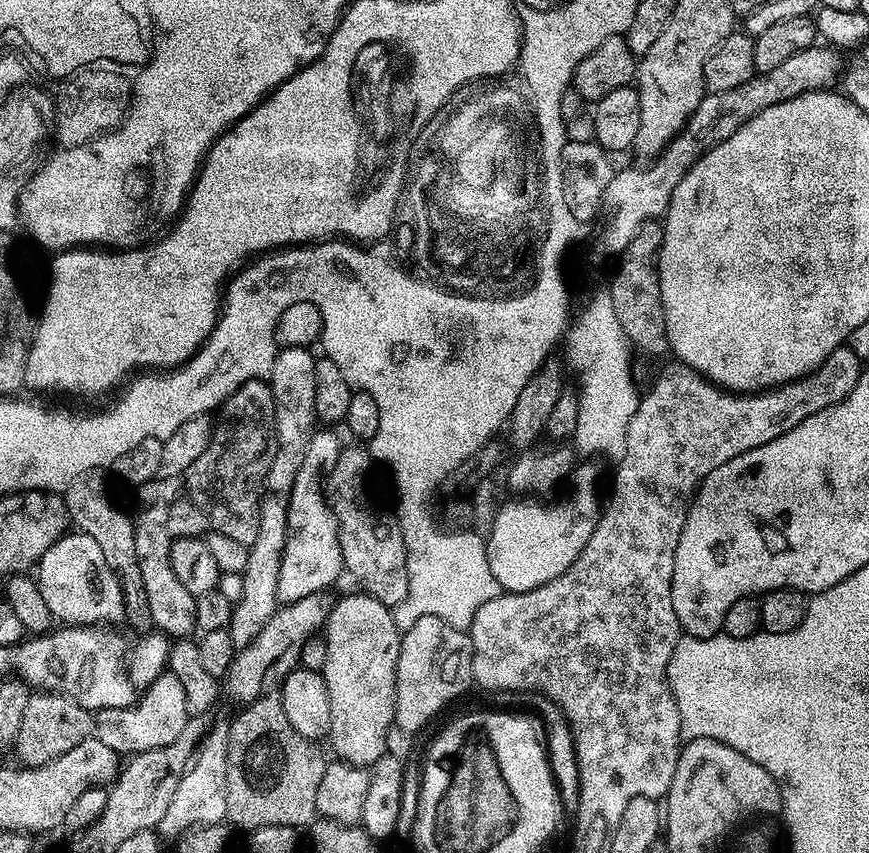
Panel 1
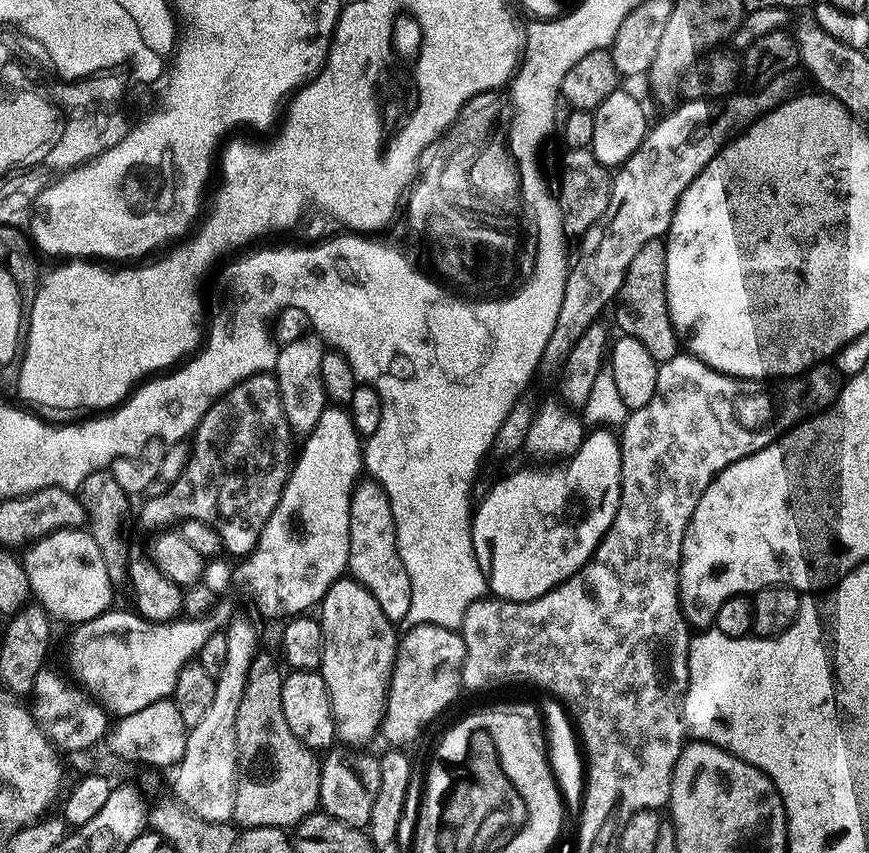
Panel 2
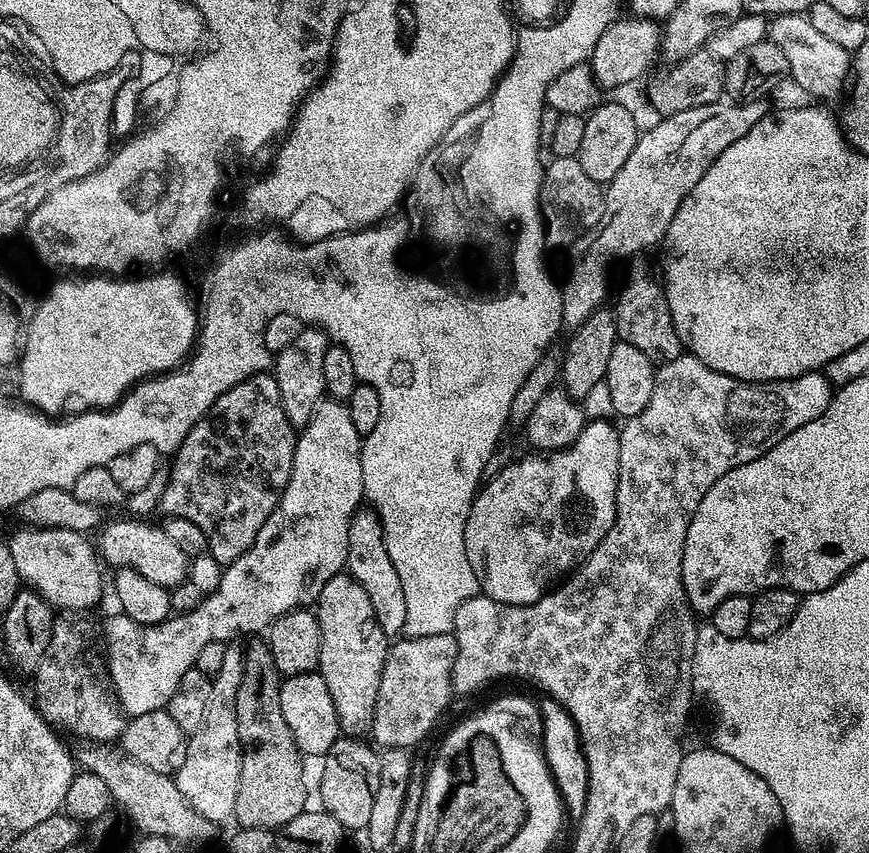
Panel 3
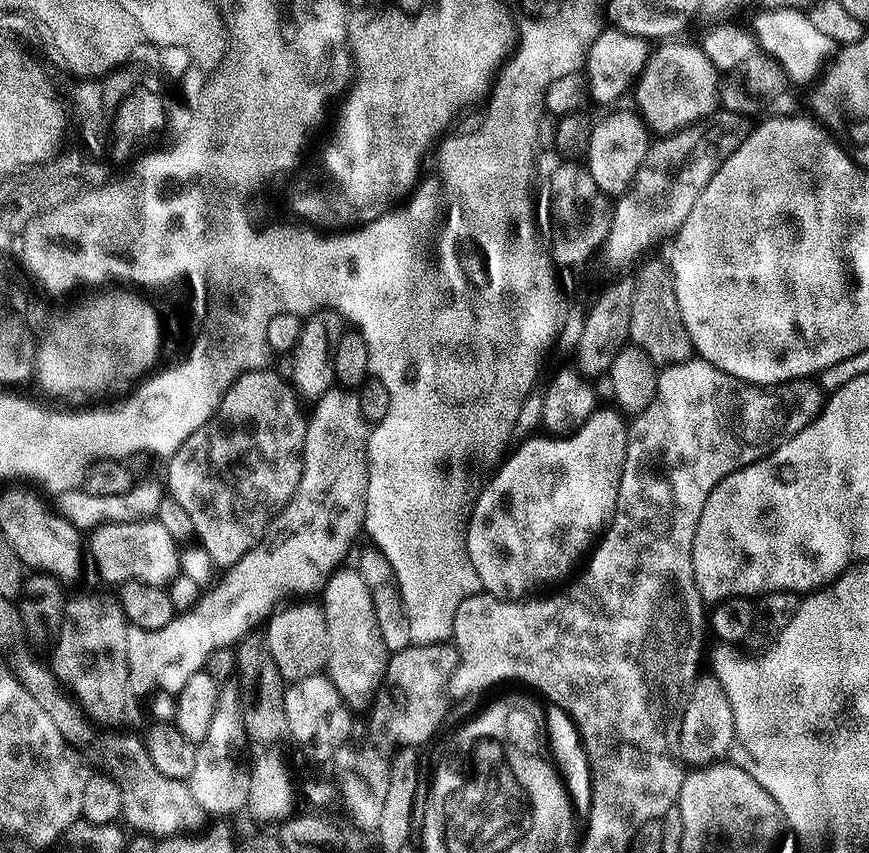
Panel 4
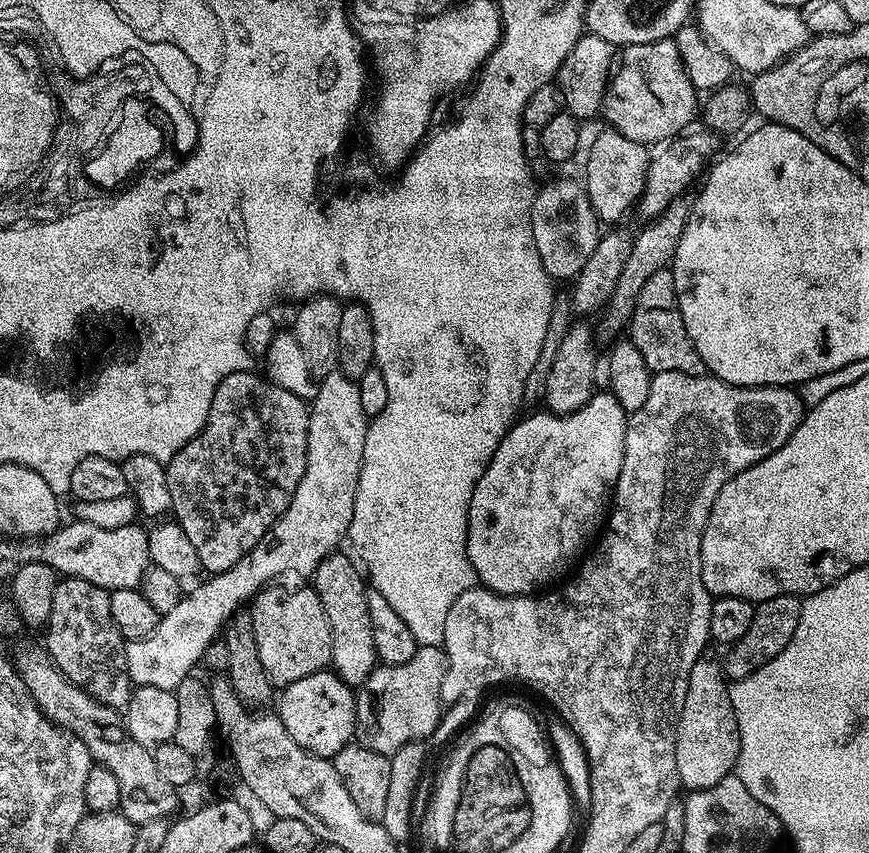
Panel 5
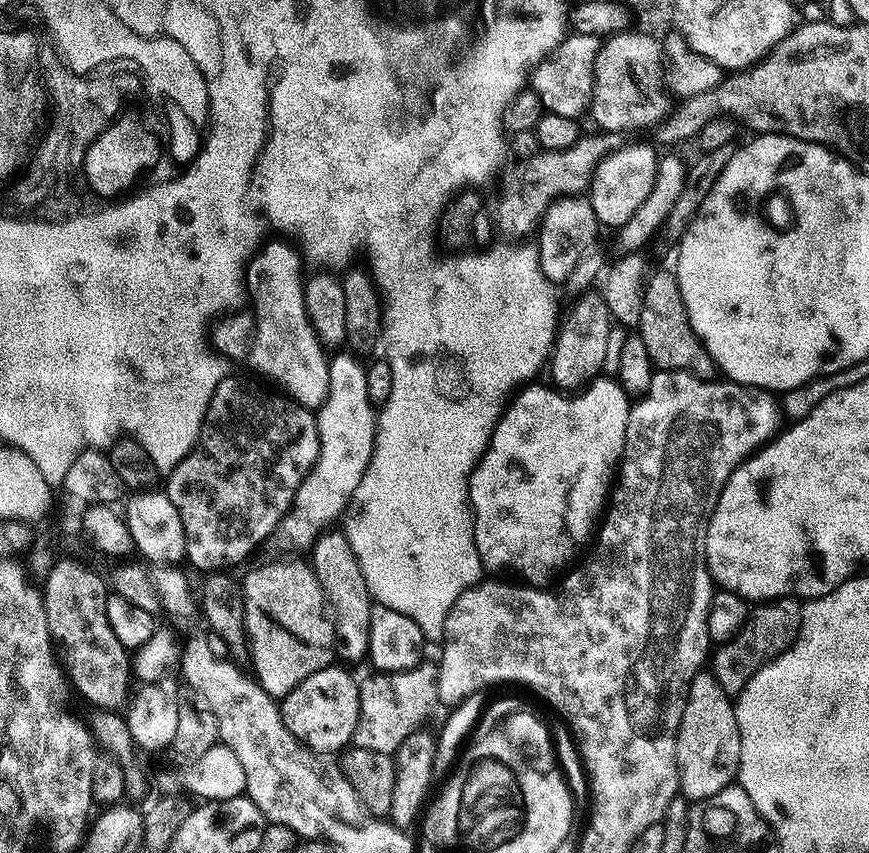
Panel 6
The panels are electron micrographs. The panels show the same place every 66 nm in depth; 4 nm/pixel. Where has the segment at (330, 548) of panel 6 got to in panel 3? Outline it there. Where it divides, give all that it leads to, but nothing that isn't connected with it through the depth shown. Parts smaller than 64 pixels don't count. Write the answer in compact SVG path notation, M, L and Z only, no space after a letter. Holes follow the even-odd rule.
M338 574L330 578L330 582L322 586L318 597L319 604L318 619L322 634L322 650L318 671L330 690L330 698L334 698L334 710L338 710L341 733L348 738L360 738L371 729L372 719L376 717L376 701L380 699L380 683L384 677L384 663L388 660L390 640L374 614L374 606L366 590L362 590L362 586L351 576Z

